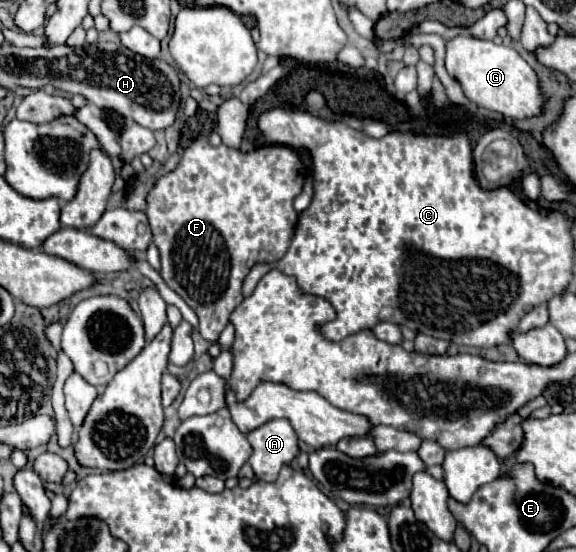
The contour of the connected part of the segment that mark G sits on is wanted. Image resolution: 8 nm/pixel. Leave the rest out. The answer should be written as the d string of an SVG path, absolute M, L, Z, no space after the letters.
M458 35L446 43L446 69L448 75L460 83L466 99L488 111L512 119L530 119L544 111L546 97L540 91L538 75L512 47Z

